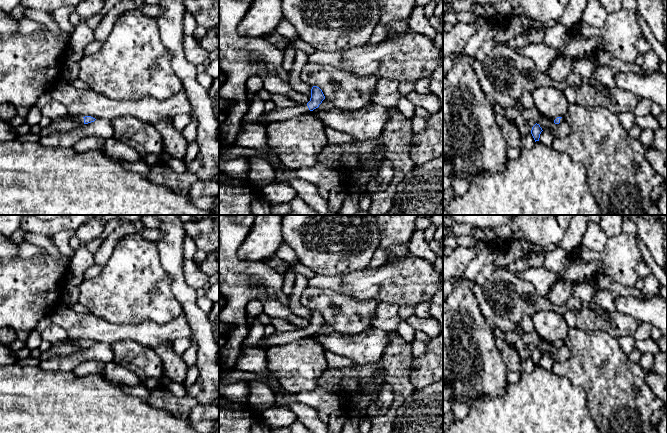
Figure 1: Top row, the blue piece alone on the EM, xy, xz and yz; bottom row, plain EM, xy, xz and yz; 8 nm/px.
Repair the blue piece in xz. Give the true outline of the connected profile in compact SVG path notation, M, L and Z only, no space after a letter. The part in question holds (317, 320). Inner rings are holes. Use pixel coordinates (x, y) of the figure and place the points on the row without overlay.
M313 310L311 313L310 325L306 329L298 329L296 331L288 332L269 332L266 341L259 347L267 351L269 348L273 346L284 345L292 341L295 341L300 337L307 337L313 335L314 333L319 331L319 329L322 327L324 323L325 320L322 314L317 310Z

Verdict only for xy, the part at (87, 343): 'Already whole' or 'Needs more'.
Needs more

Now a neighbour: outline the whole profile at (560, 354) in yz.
M564 345L559 348L555 348L551 352L550 357L554 362L563 362L567 361L570 358L570 355L570 349Z

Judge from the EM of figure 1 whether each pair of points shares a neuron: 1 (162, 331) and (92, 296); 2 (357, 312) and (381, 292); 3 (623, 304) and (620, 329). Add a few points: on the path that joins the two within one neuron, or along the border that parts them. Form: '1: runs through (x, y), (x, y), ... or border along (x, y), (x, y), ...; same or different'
1: border along (166, 323), (142, 321), (120, 324); different
2: border along (348, 295), (358, 300), (375, 300), (377, 302); different
3: border along (616, 309), (630, 315), (637, 322); different

